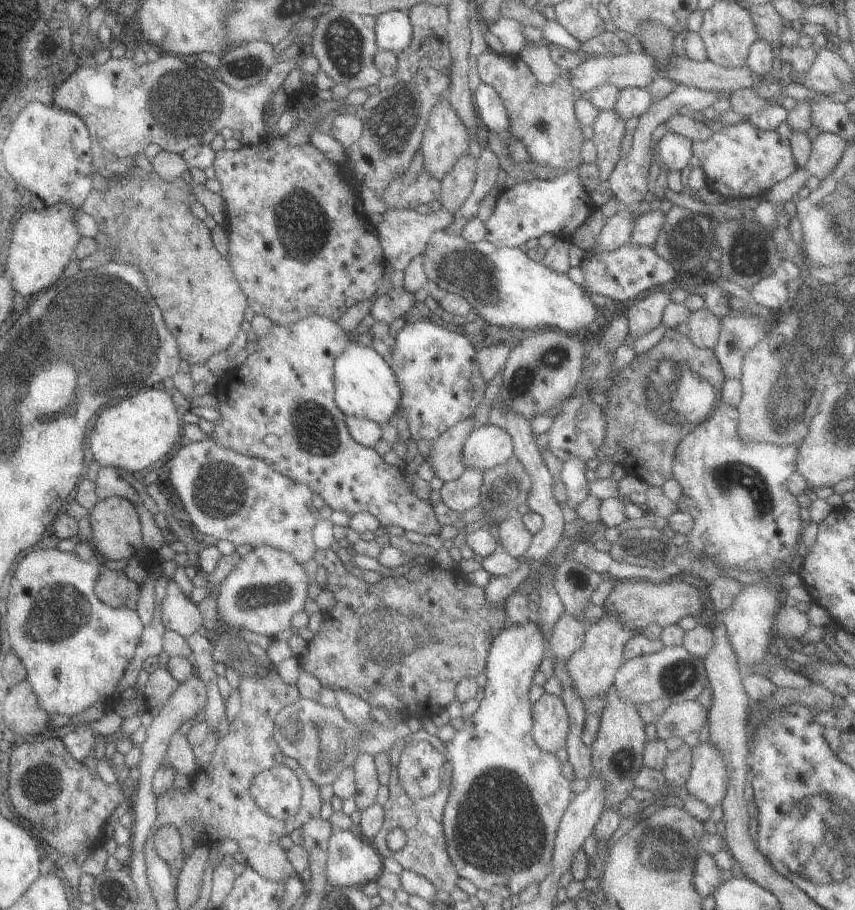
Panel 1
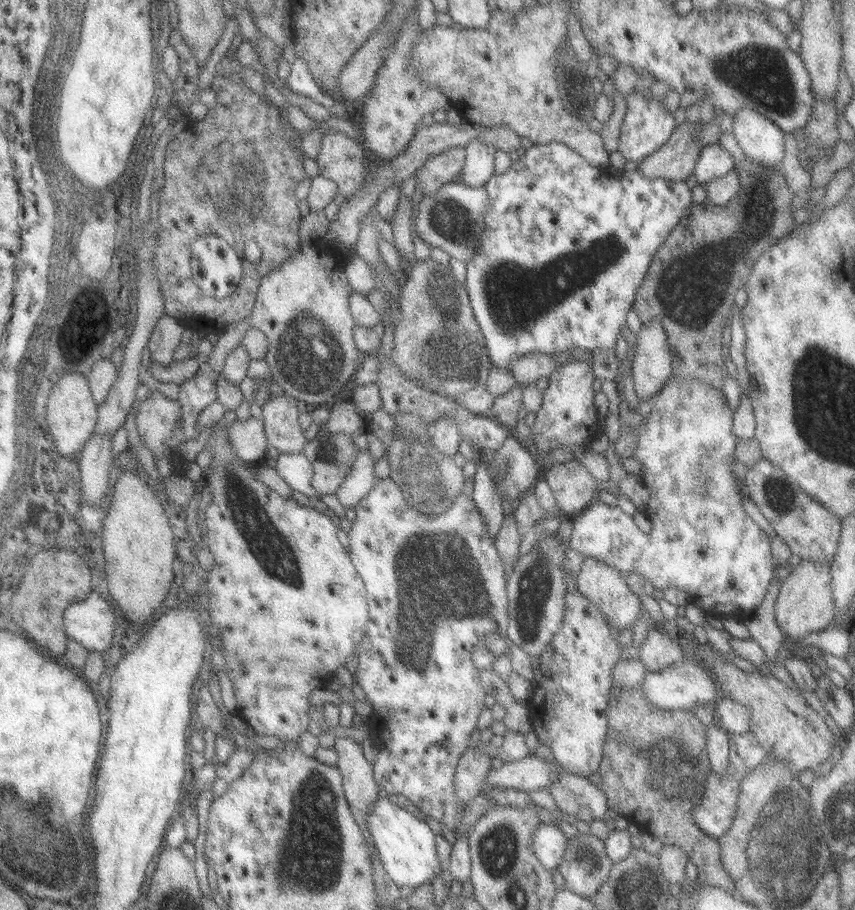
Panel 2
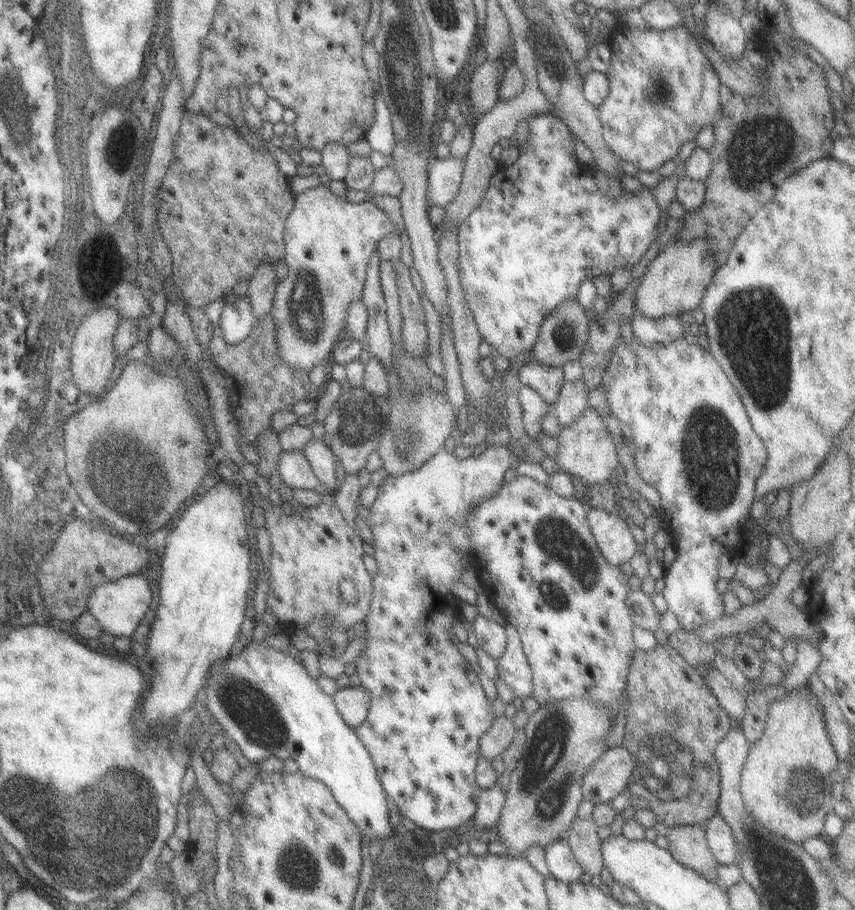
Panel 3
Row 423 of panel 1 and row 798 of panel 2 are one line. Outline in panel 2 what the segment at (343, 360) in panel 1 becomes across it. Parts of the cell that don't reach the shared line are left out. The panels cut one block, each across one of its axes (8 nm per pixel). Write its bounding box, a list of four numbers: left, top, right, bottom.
[367,795,445,893]

